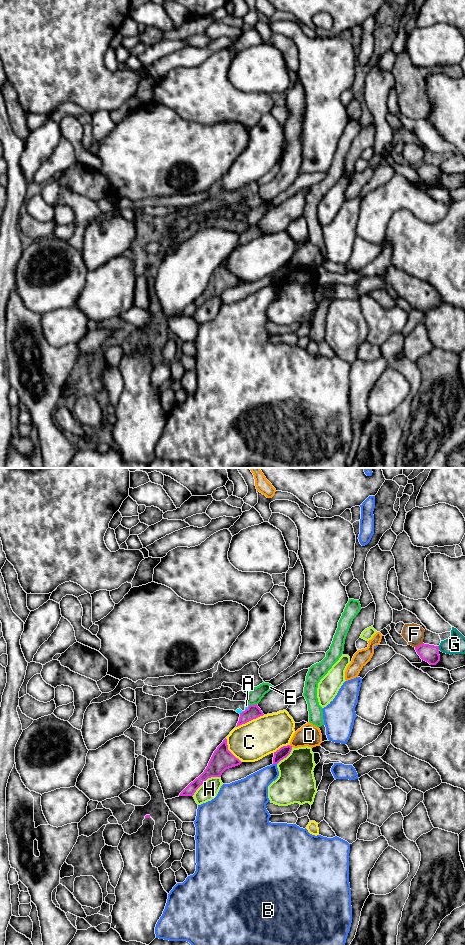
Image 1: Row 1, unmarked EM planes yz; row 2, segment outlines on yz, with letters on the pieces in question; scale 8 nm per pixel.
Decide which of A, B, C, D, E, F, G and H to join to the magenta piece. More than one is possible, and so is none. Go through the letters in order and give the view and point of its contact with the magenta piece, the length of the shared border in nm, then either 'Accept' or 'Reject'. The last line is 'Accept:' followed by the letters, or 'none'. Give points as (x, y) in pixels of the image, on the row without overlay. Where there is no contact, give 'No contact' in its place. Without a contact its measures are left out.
A: Touches magenta at yz (248, 228). Shared border 60 nm. Reject
B: Touches magenta at yz (275, 283). Shared border 30 nm. Reject
C: Touches magenta at yz (249, 240). Shared border 240 nm. Reject
D: Touches magenta at yz (291, 266). Shared border 30 nm. Reject
E: Touches magenta at yz (252, 225). Shared border 70 nm. Reject
F: Touches magenta at yz (419, 165). Shared border 80 nm. Reject
G: Touches magenta at yz (438, 168). Shared border 40 nm. Reject
H: Touches magenta at yz (204, 300). Shared border 280 nm. Reject
Accept: none

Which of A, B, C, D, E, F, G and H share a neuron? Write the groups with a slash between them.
A / B / C / D / E / F / G / H

